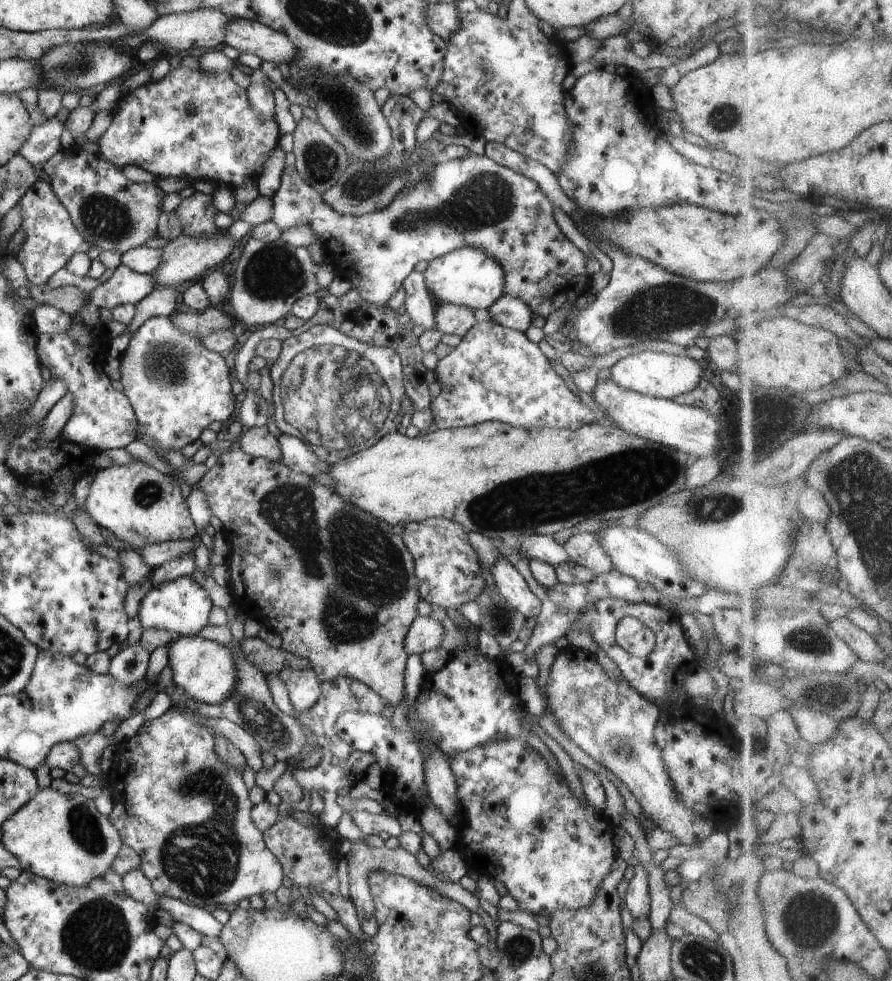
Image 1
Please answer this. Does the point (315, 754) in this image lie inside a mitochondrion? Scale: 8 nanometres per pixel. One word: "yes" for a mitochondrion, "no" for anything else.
no

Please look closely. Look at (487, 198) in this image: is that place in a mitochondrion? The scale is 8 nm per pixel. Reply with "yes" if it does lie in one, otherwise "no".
yes

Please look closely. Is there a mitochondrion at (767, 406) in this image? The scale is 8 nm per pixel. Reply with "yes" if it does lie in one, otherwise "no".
yes

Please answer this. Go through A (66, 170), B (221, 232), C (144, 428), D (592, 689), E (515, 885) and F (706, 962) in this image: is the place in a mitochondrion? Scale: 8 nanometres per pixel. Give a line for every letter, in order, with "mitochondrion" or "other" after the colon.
A: other
B: other
C: other
D: other
E: other
F: mitochondrion

